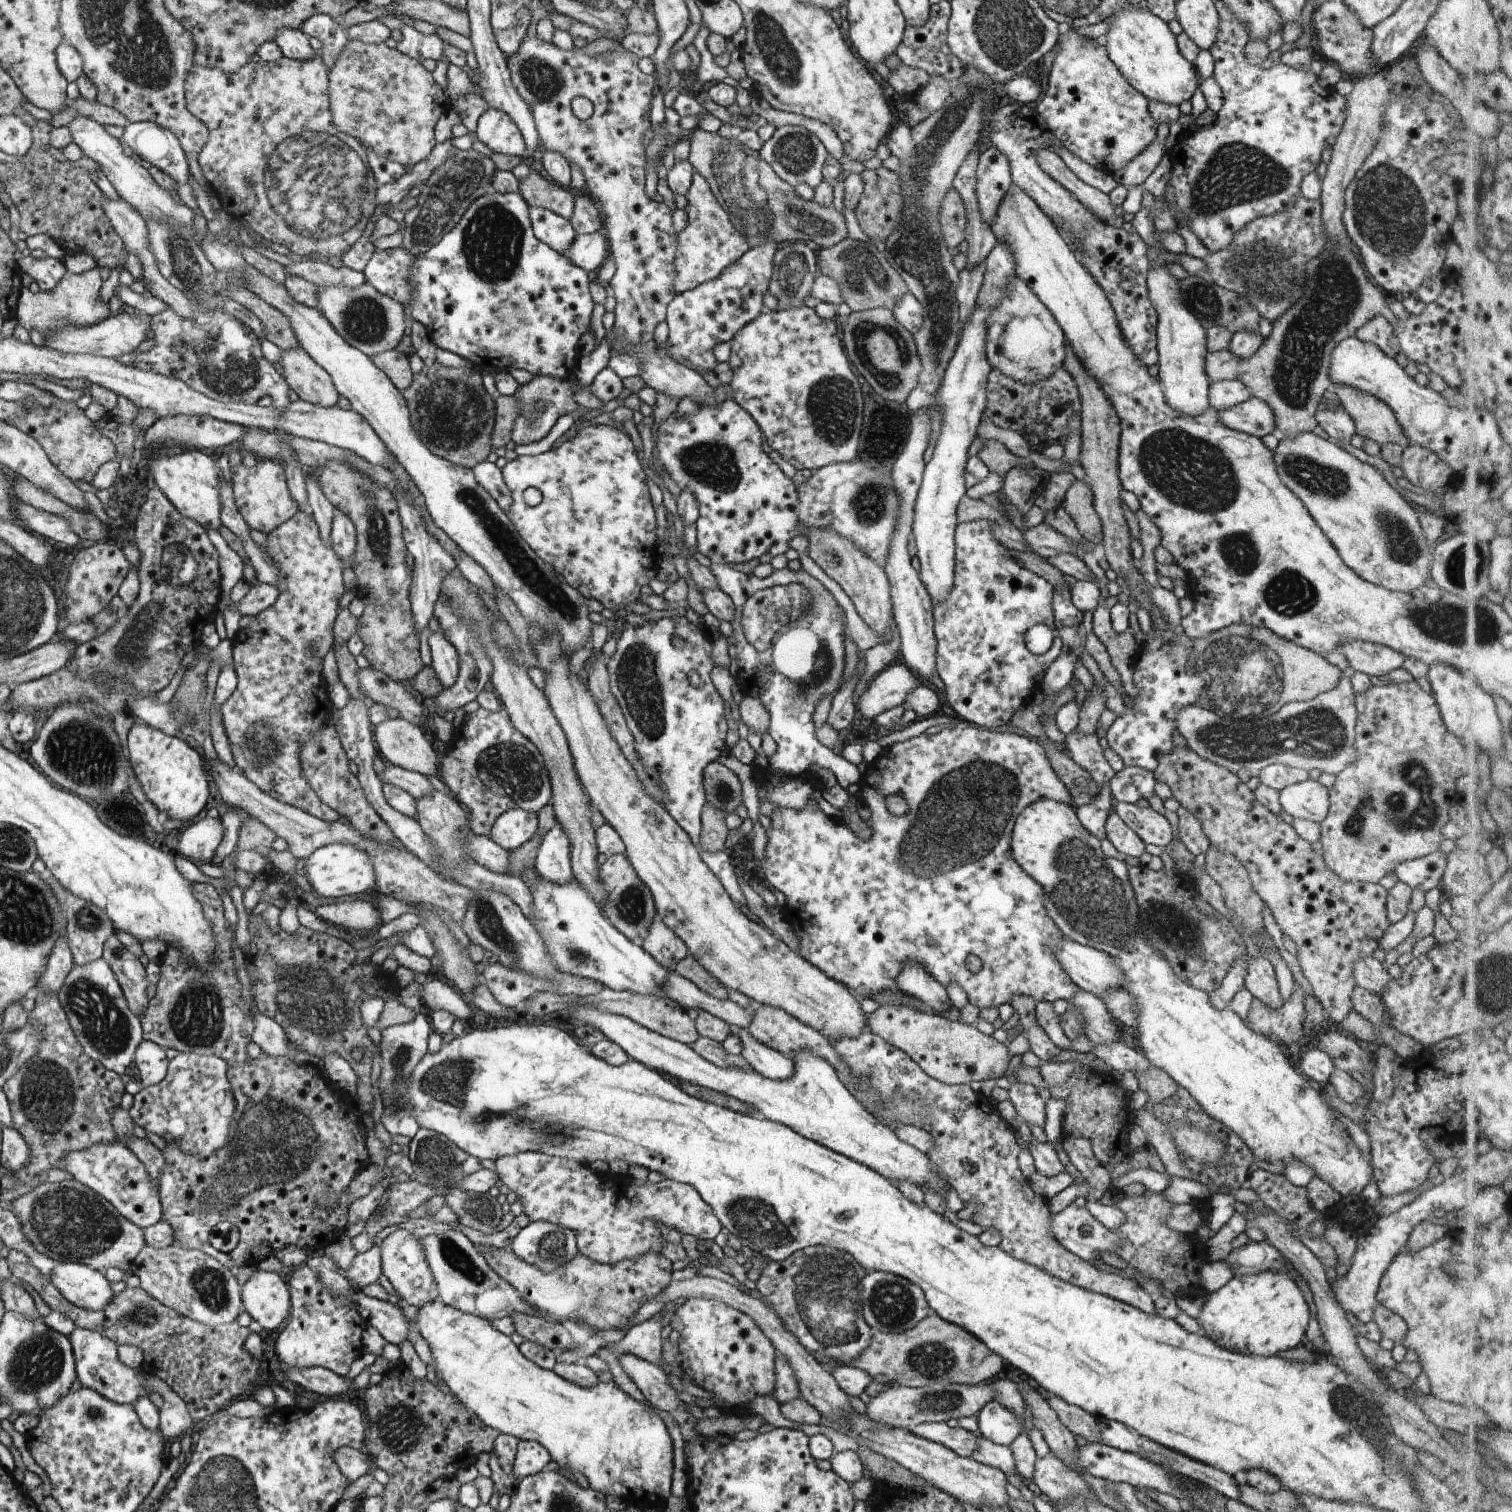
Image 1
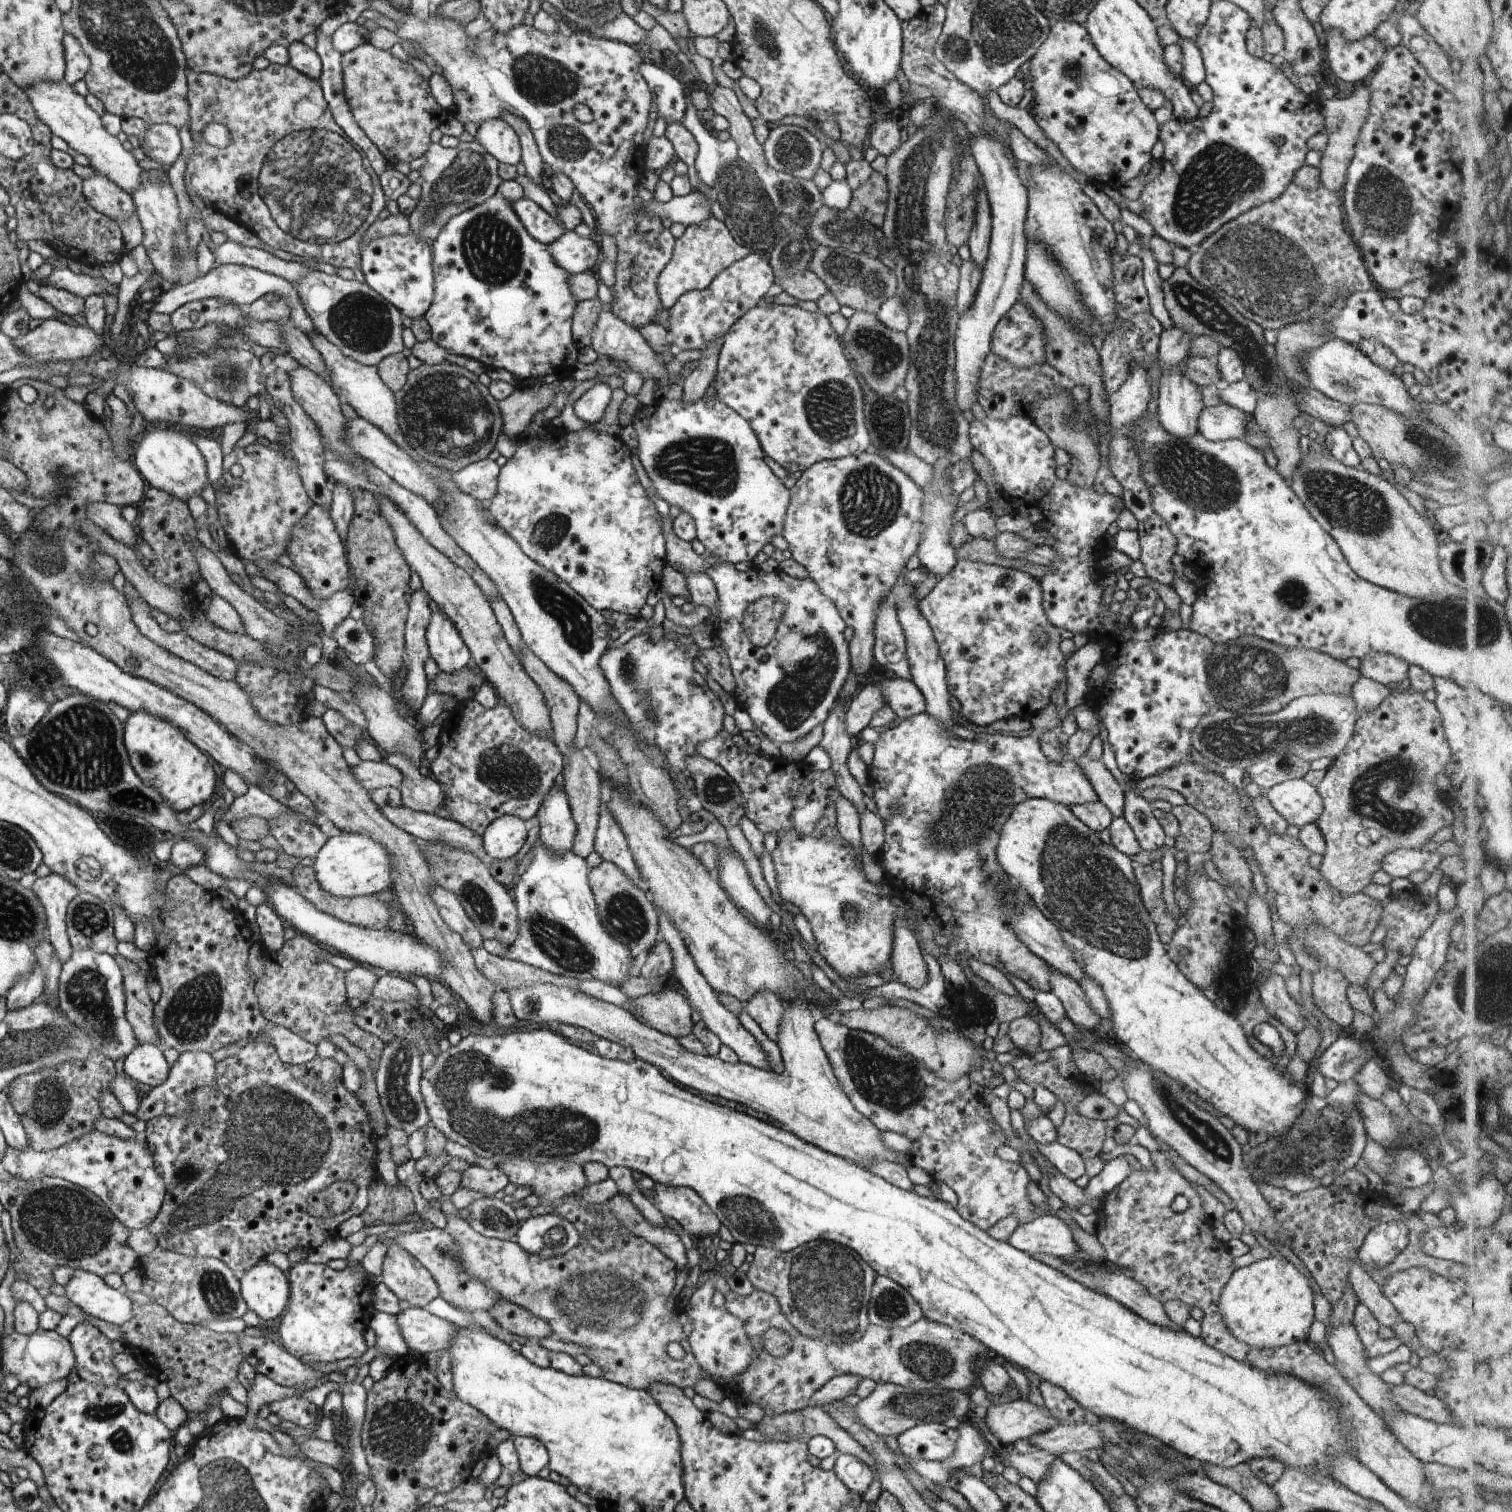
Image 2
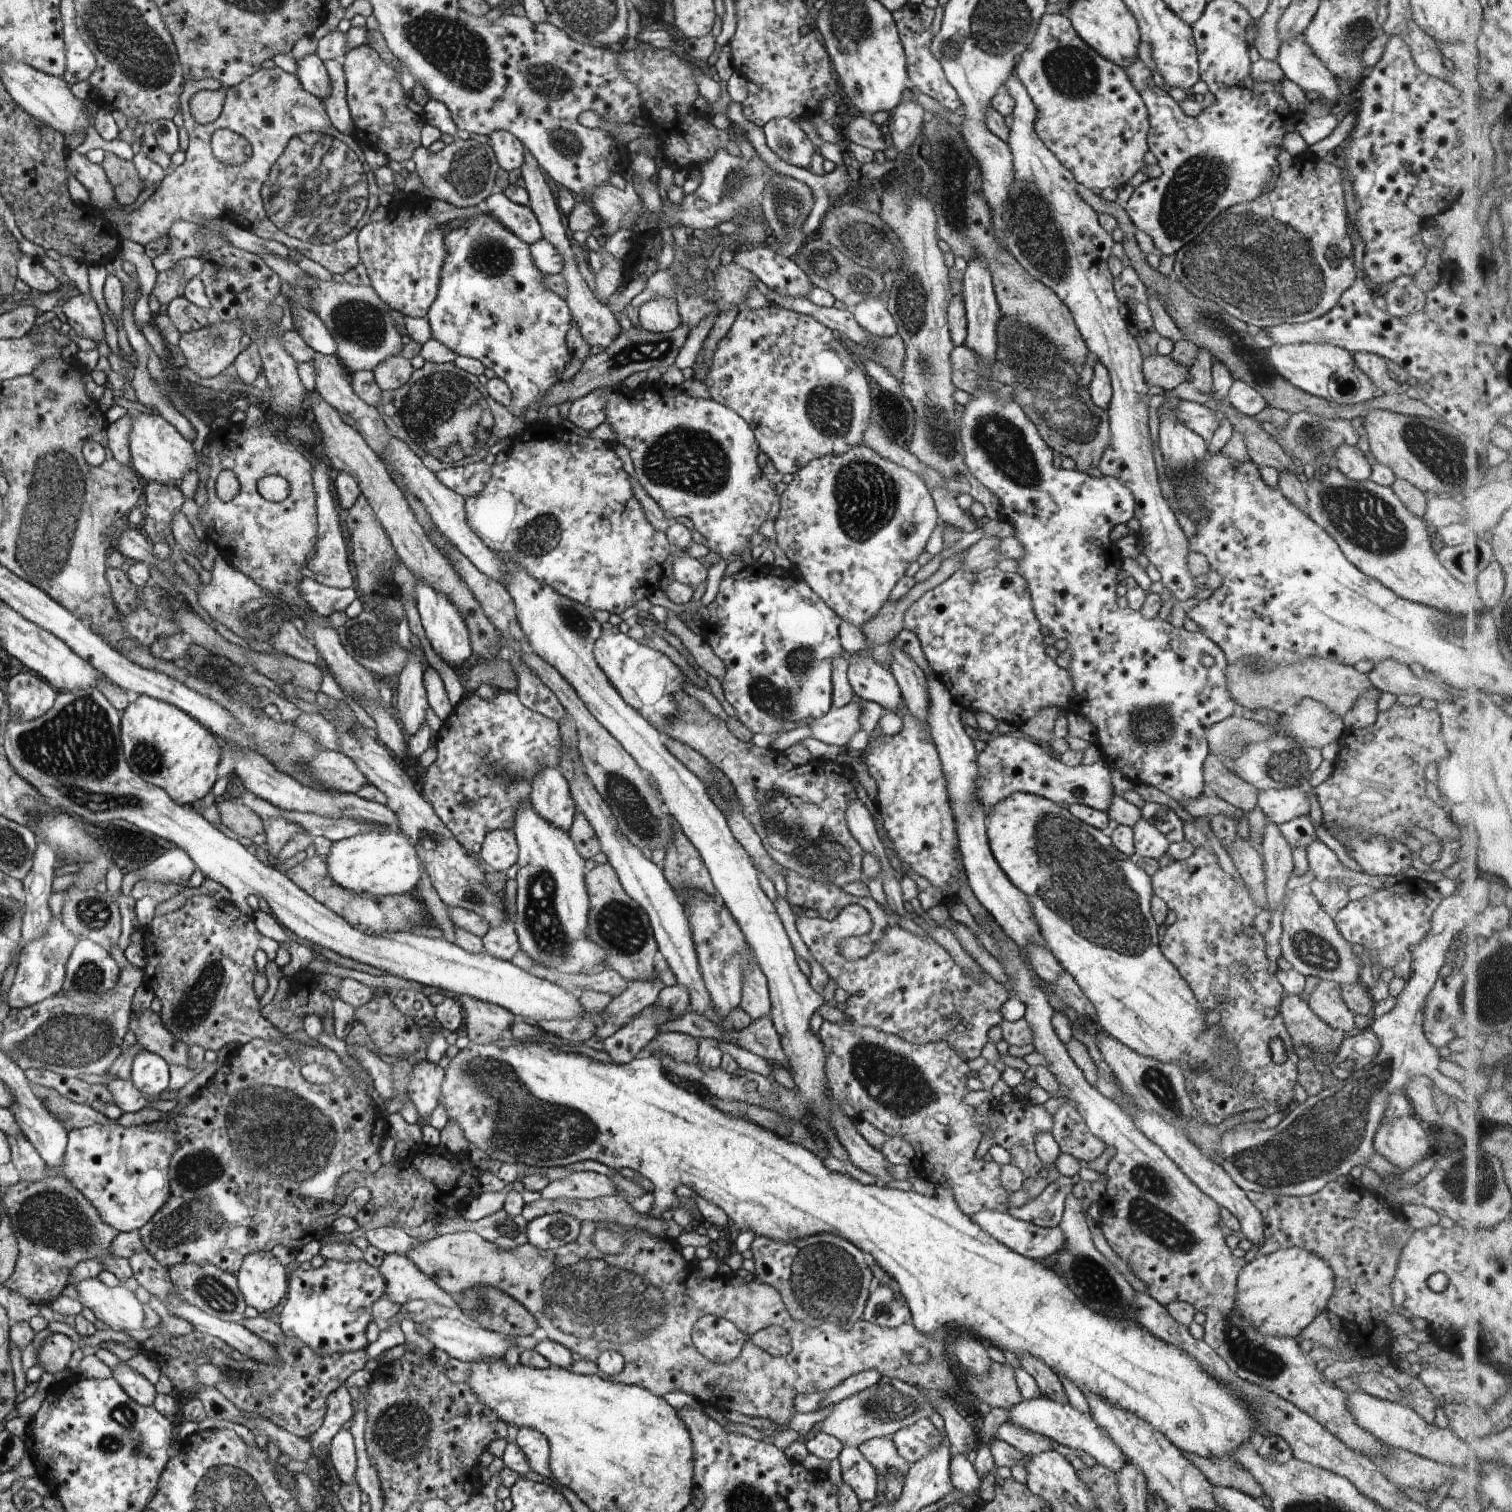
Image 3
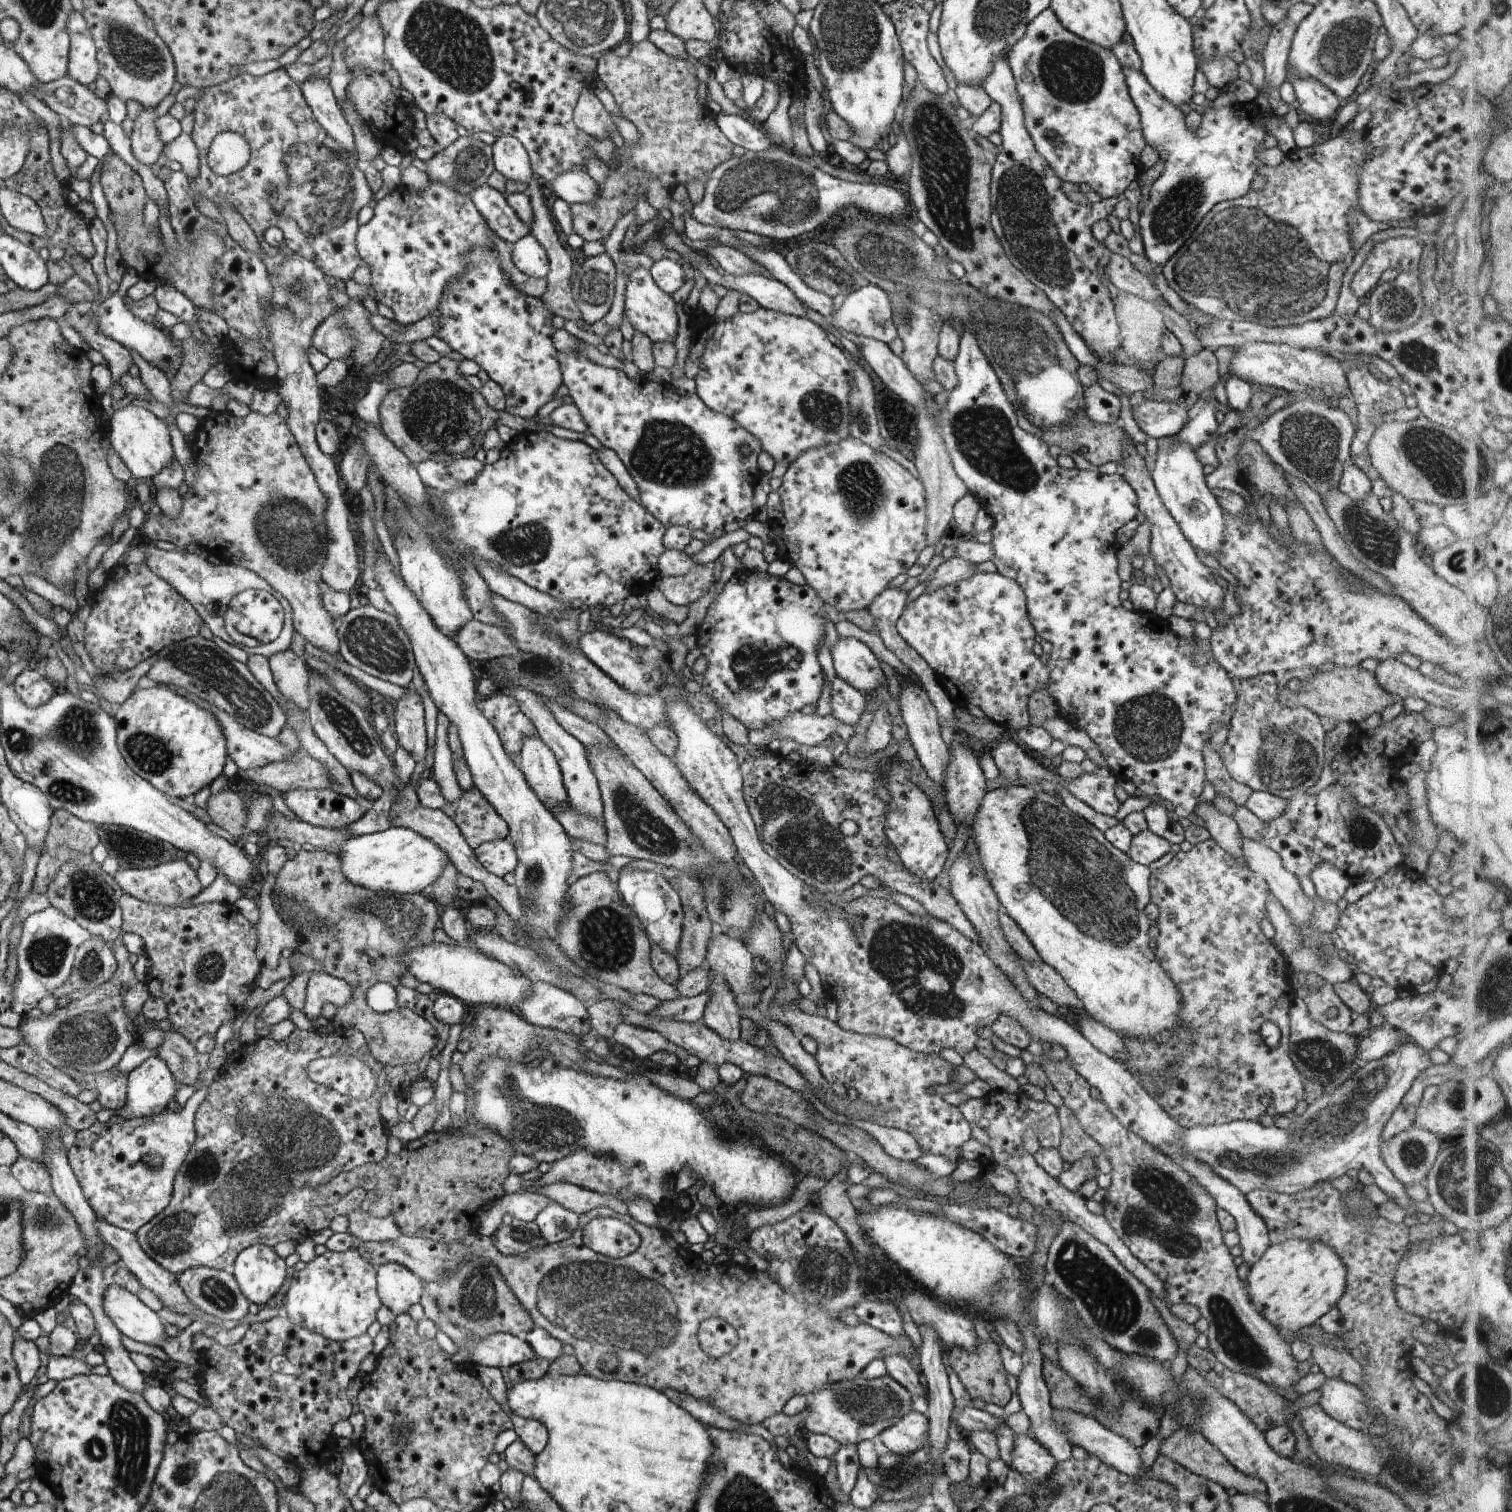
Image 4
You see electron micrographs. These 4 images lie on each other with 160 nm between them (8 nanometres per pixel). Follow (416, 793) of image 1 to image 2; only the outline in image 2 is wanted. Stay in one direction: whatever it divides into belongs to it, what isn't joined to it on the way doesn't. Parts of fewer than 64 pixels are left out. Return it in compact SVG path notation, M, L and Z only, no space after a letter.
M361 760L358 765L352 766L355 778L362 784L364 790L395 787L402 784L402 774L384 760L381 762L366 762Z

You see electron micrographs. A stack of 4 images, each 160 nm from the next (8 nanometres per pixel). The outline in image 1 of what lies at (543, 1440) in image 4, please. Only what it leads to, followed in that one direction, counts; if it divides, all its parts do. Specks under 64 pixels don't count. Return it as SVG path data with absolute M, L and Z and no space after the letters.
M519 1441L517 1453L513 1464L513 1472L516 1478L526 1478L535 1475L551 1460L551 1454L547 1447L536 1441Z

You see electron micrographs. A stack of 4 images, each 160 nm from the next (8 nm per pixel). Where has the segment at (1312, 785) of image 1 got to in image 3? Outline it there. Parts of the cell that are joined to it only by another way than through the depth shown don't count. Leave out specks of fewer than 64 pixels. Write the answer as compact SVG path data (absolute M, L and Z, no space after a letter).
M1309 785L1262 790L1257 797L1257 805L1263 810L1268 820L1281 825L1309 814L1309 790Z

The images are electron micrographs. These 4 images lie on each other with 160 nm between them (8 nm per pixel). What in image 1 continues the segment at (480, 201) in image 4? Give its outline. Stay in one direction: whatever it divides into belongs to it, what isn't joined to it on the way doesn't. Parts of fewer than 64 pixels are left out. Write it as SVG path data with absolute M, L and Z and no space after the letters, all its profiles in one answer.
M531 207L530 219L535 234L560 254L572 246L577 232L568 219L542 207Z

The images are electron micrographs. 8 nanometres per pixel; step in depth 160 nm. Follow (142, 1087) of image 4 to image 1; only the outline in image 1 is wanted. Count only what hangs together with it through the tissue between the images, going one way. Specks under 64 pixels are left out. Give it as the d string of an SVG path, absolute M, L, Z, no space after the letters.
M142 1040L135 1050L135 1063L140 1070L142 1086L157 1085L167 1076L170 1061L166 1057L166 1050L152 1041Z

